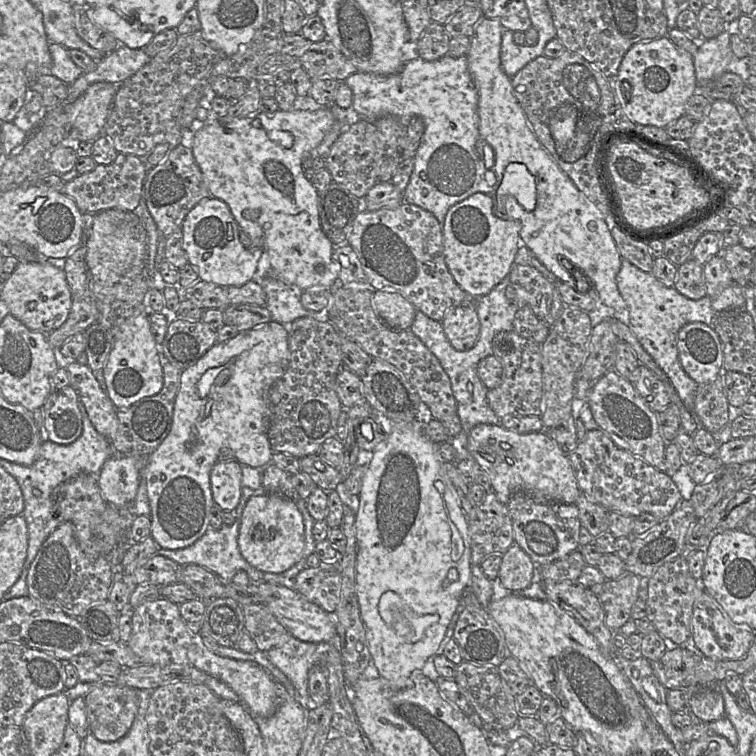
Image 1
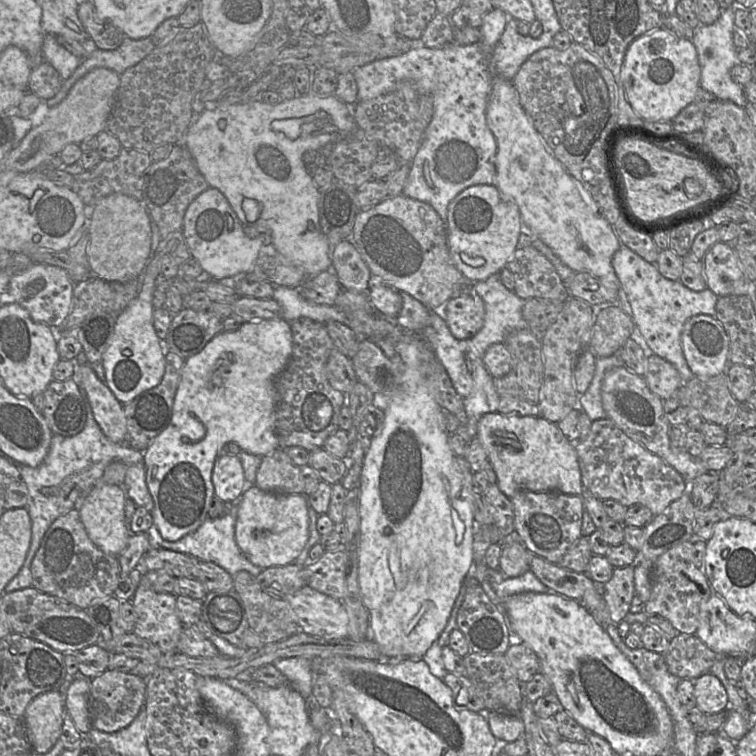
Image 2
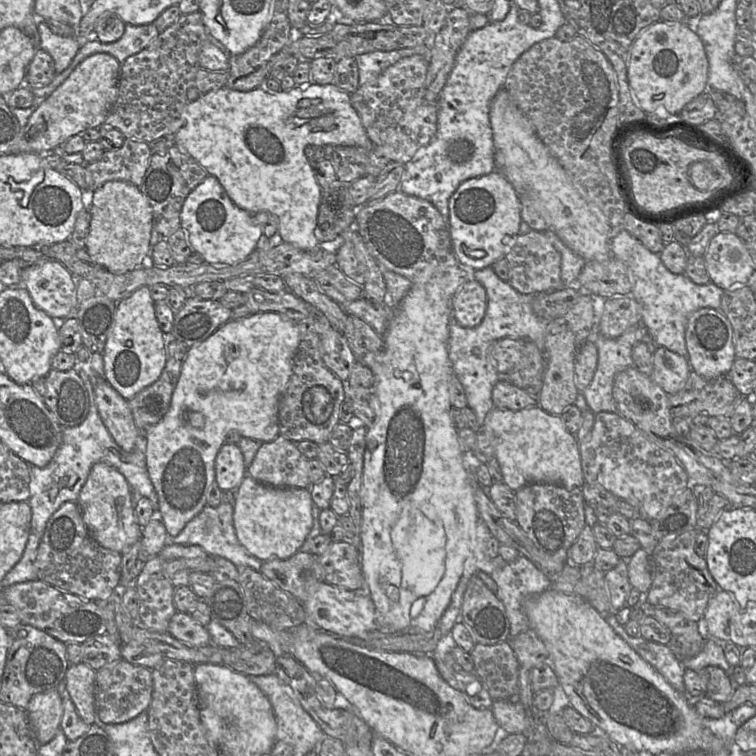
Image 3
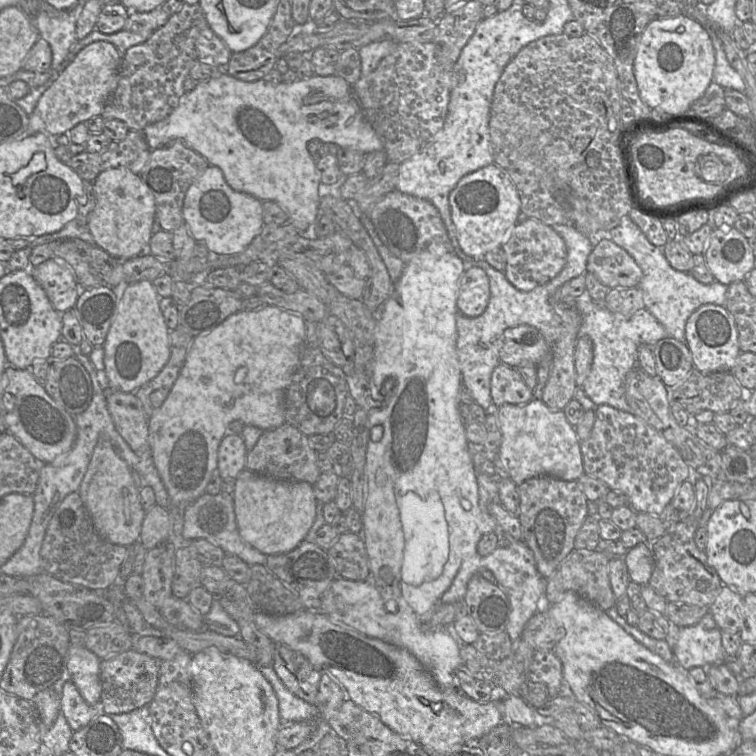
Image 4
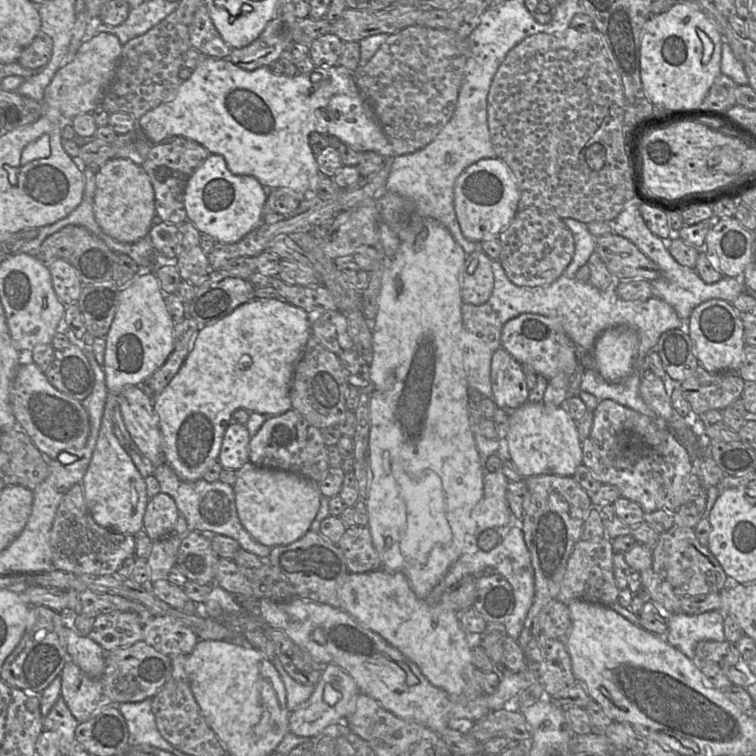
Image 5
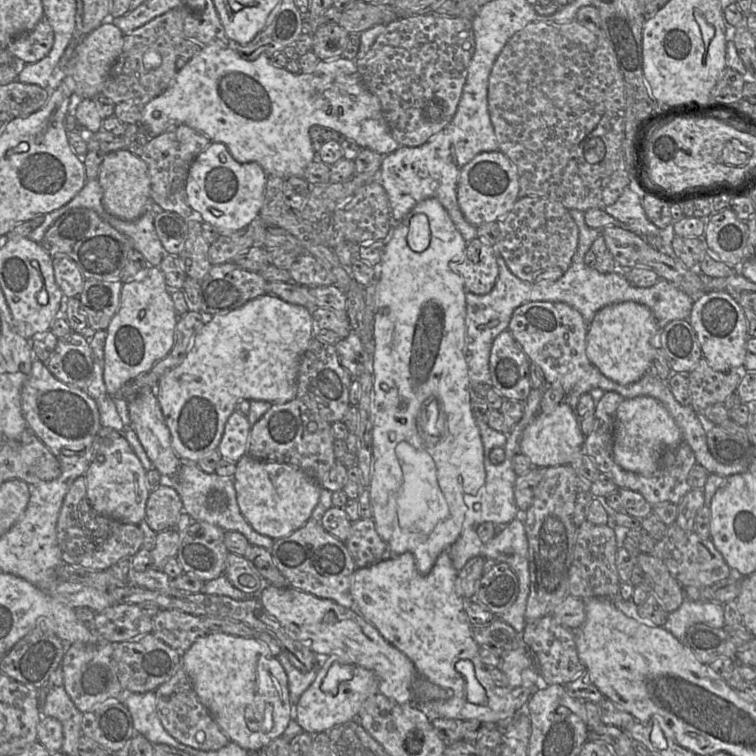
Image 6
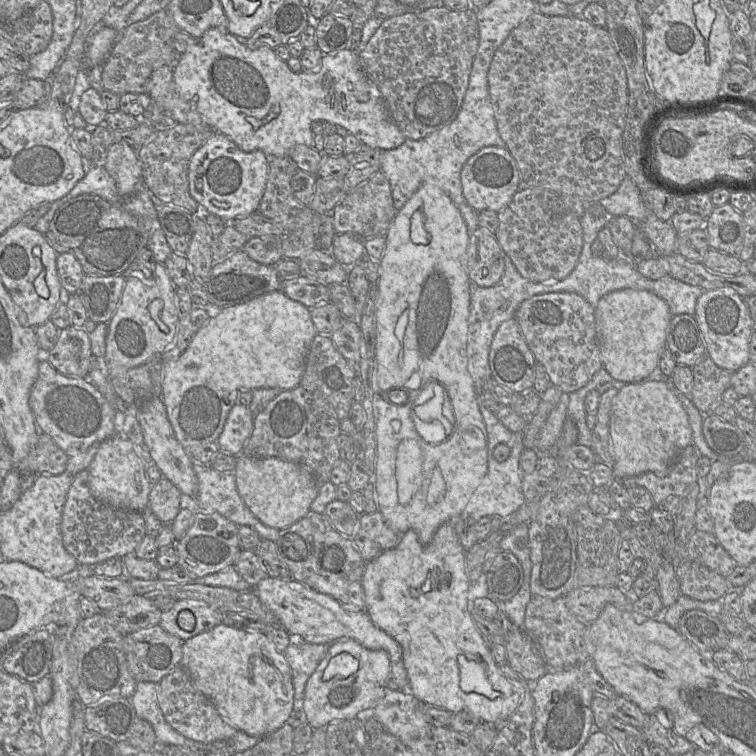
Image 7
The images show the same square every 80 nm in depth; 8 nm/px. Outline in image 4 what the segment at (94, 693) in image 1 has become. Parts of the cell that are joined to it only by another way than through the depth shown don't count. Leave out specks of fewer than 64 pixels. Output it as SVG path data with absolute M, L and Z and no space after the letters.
M129 649L112 658L101 661L100 680L101 712L108 715L128 713L143 706L149 706L158 686L160 662L154 658Z

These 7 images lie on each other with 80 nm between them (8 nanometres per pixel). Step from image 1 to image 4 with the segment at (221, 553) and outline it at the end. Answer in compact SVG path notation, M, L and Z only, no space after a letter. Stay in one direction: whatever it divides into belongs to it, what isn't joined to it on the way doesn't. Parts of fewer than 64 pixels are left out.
M221 491L216 495L210 495L205 492L195 501L183 507L182 512L184 516L181 534L182 542L205 539L220 547L226 554L239 557L248 565L265 565L268 556L245 542L239 534L234 512L233 495L225 491Z

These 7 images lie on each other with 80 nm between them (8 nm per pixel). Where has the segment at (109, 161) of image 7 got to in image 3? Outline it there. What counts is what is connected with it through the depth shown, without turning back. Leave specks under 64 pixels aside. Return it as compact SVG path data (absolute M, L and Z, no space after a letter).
M123 181L106 182L93 192L85 249L93 262L114 274L140 268L148 254L153 213L140 188Z

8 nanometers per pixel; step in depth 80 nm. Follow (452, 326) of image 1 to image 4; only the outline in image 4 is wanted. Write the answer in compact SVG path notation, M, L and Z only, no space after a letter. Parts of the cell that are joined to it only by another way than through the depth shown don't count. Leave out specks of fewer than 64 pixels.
M468 265L457 297L457 310L468 318L484 313L490 299L490 282L486 272L477 265Z

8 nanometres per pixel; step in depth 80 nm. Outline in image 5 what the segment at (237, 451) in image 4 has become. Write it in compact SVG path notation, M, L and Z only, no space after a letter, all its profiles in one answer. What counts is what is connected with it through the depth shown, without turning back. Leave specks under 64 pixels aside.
M234 422L228 425L218 456L222 468L237 471L249 461L250 438L246 425Z

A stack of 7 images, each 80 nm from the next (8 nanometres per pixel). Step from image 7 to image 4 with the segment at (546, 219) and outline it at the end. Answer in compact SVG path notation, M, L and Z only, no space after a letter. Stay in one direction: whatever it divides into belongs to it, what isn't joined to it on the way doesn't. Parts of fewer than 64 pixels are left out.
M521 218L503 244L508 281L518 290L528 292L555 278L567 260L563 238L551 227L533 218Z

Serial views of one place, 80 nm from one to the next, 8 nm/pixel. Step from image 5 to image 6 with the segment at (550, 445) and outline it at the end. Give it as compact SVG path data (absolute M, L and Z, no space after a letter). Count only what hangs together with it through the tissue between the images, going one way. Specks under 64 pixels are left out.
M561 402L552 411L535 416L523 432L519 452L529 458L533 467L544 469L569 465L583 451L584 439L578 416L568 404Z

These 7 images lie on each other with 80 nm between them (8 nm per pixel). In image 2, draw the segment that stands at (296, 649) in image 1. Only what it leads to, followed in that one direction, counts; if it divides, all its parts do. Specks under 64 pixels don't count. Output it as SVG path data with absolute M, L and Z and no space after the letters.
M291 657L276 659L273 662L290 686L306 701L312 700L311 661L311 658Z

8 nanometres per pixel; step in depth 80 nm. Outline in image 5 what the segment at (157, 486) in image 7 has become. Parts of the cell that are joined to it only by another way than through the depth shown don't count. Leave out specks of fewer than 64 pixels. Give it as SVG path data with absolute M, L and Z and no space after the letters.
M161 491L148 500L143 517L143 530L154 542L173 532L179 510L169 495Z

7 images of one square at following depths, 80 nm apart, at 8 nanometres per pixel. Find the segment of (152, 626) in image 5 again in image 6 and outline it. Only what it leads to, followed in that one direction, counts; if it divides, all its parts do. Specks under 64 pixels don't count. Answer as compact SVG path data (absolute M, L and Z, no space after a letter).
M160 609L153 618L153 635L172 649L183 653L198 637L208 634L204 616L177 609Z

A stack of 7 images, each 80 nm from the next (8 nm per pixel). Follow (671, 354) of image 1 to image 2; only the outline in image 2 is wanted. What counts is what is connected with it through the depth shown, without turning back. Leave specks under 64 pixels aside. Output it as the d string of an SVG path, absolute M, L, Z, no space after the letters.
M621 245L615 252L612 266L620 289L631 306L633 323L650 350L670 362L677 370L682 382L689 381L694 375L688 368L682 351L683 325L689 318L700 314L715 317L718 297L708 288L695 292L686 288L679 280L673 281L664 278L655 264L645 261L624 245Z

